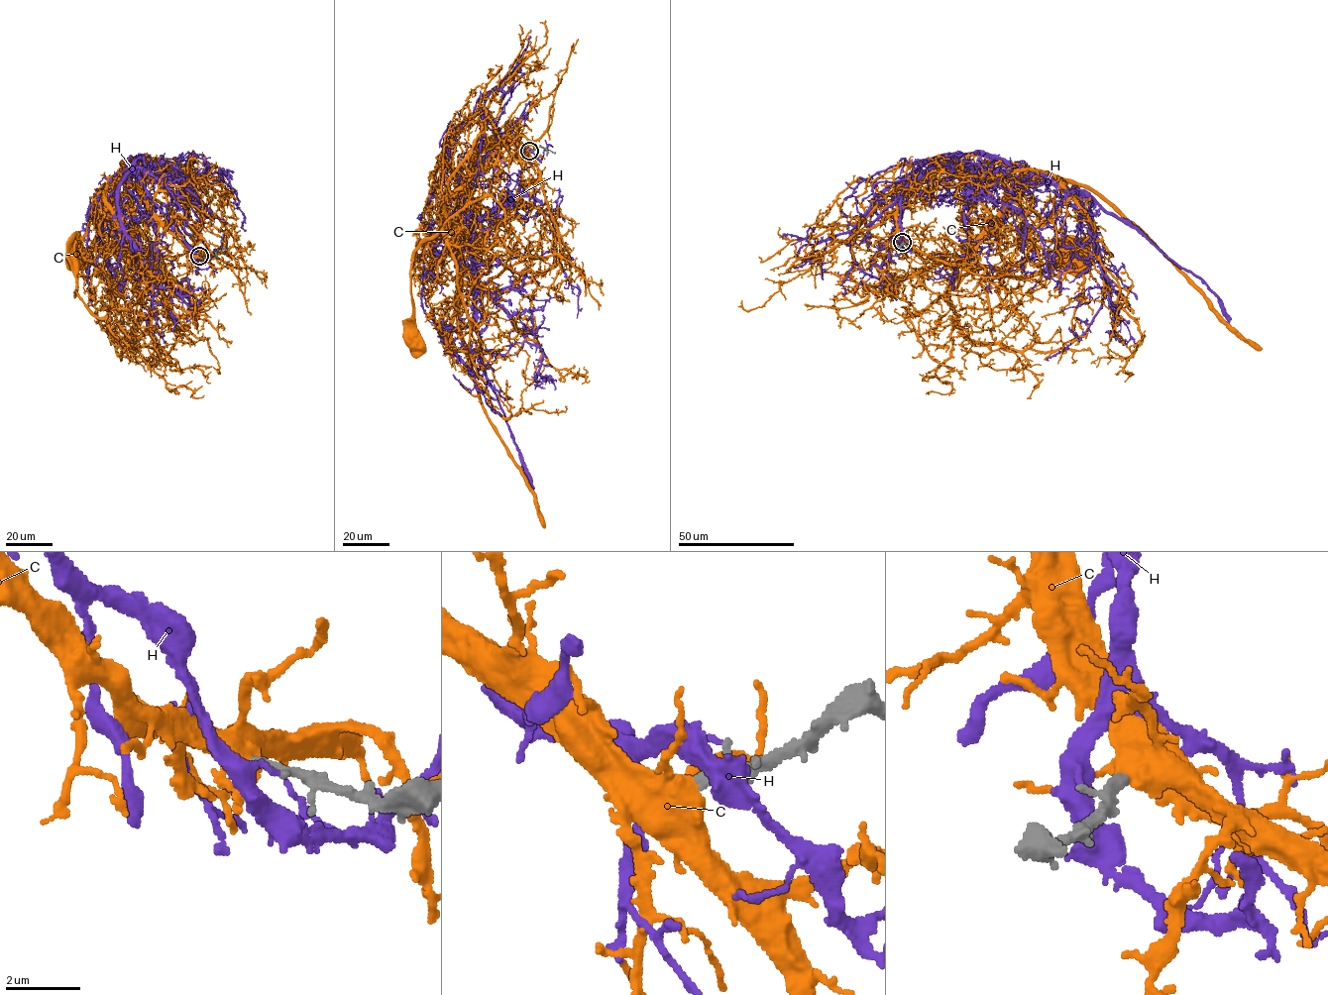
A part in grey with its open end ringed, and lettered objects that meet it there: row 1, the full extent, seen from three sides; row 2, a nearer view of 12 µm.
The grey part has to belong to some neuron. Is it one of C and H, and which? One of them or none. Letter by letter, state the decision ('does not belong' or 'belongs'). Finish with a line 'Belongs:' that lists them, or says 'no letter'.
C: belongs
H: does not belong
Belongs: C

